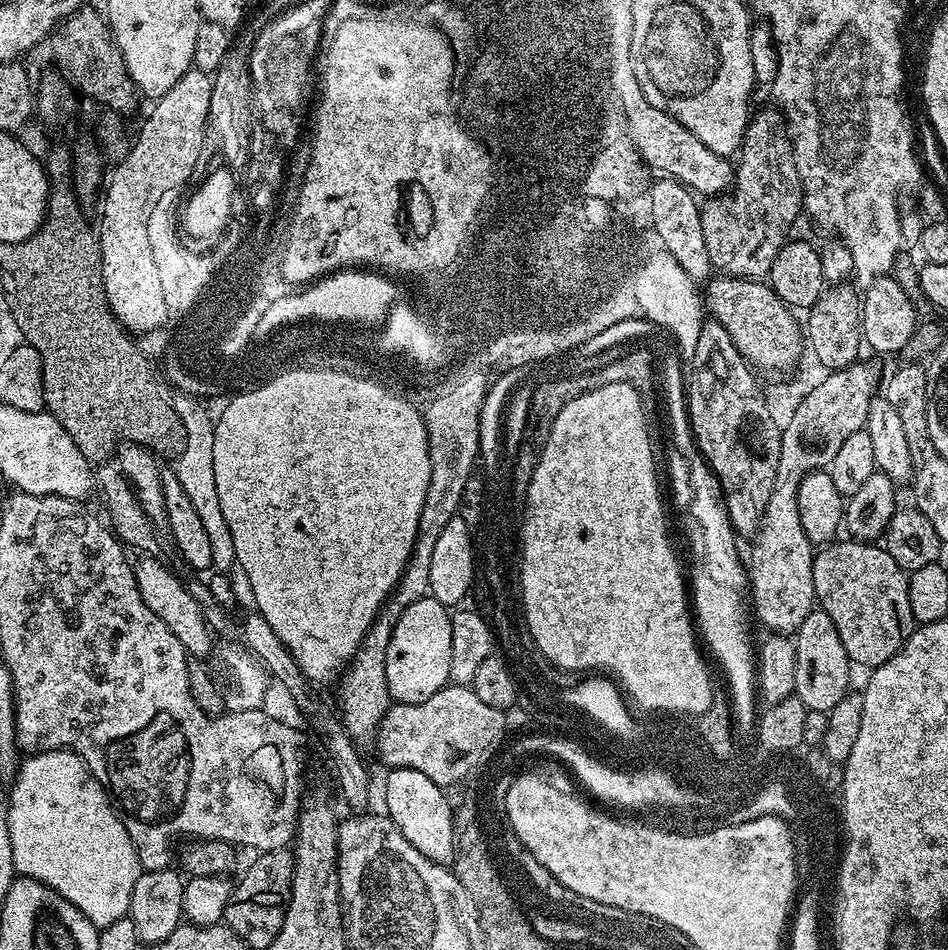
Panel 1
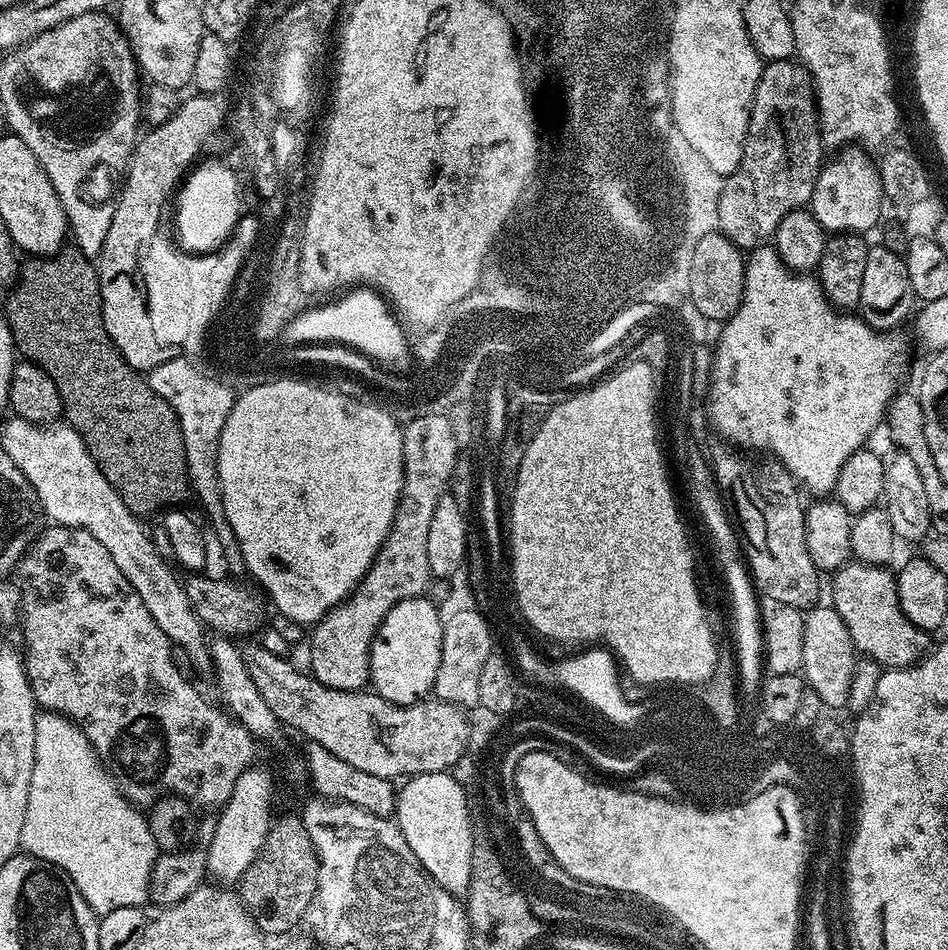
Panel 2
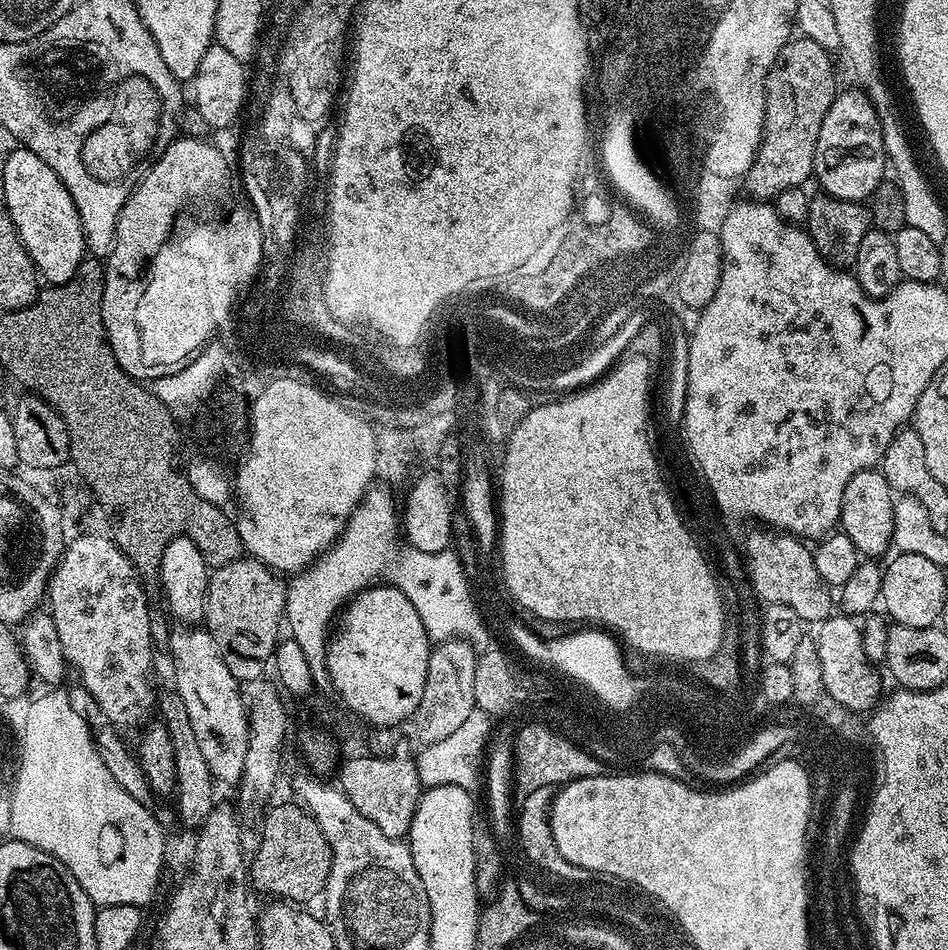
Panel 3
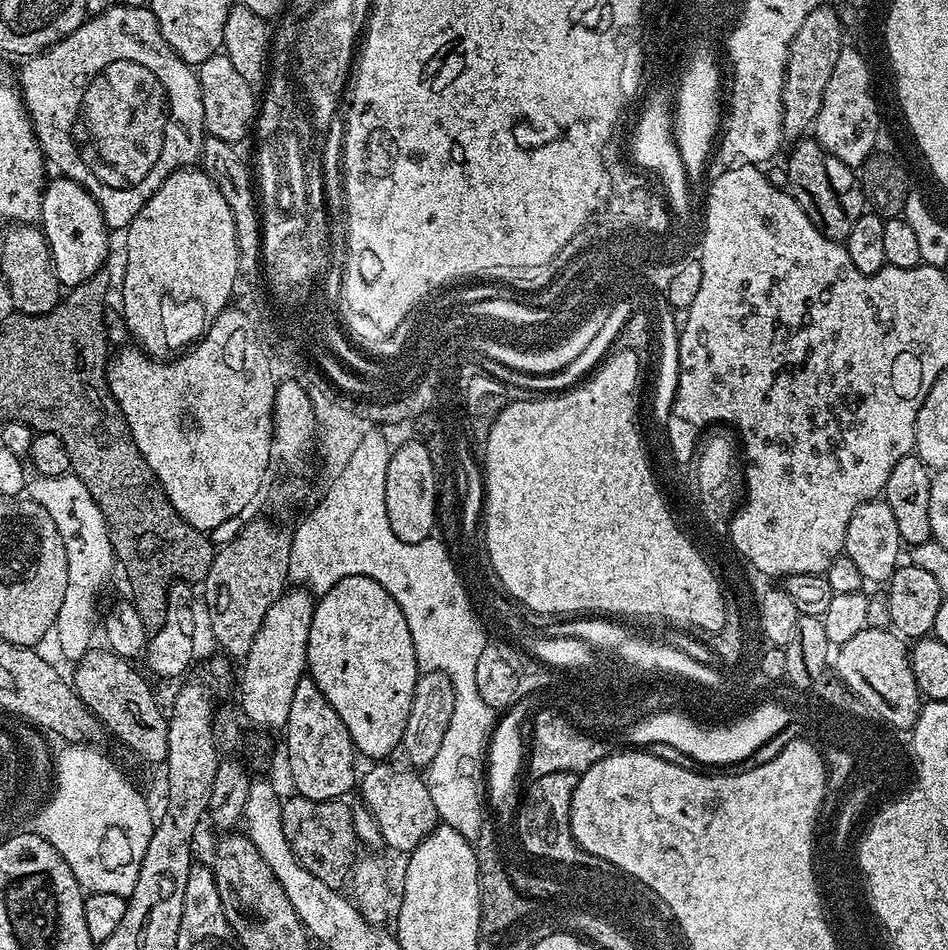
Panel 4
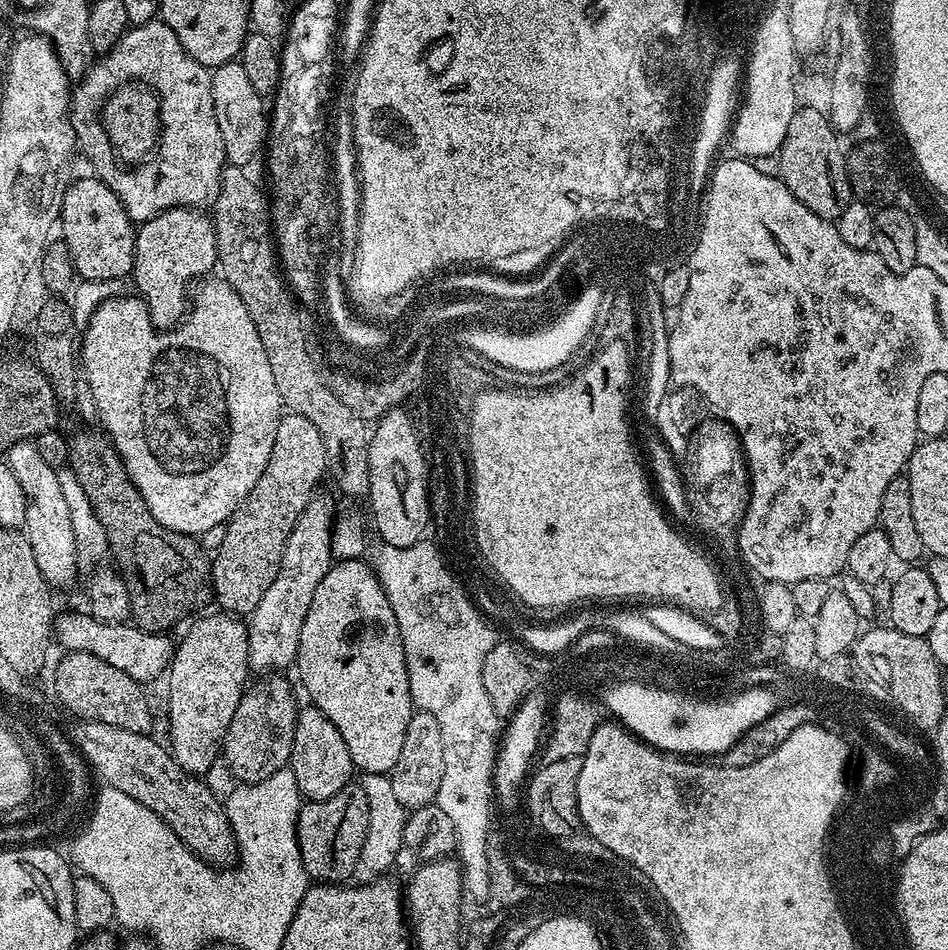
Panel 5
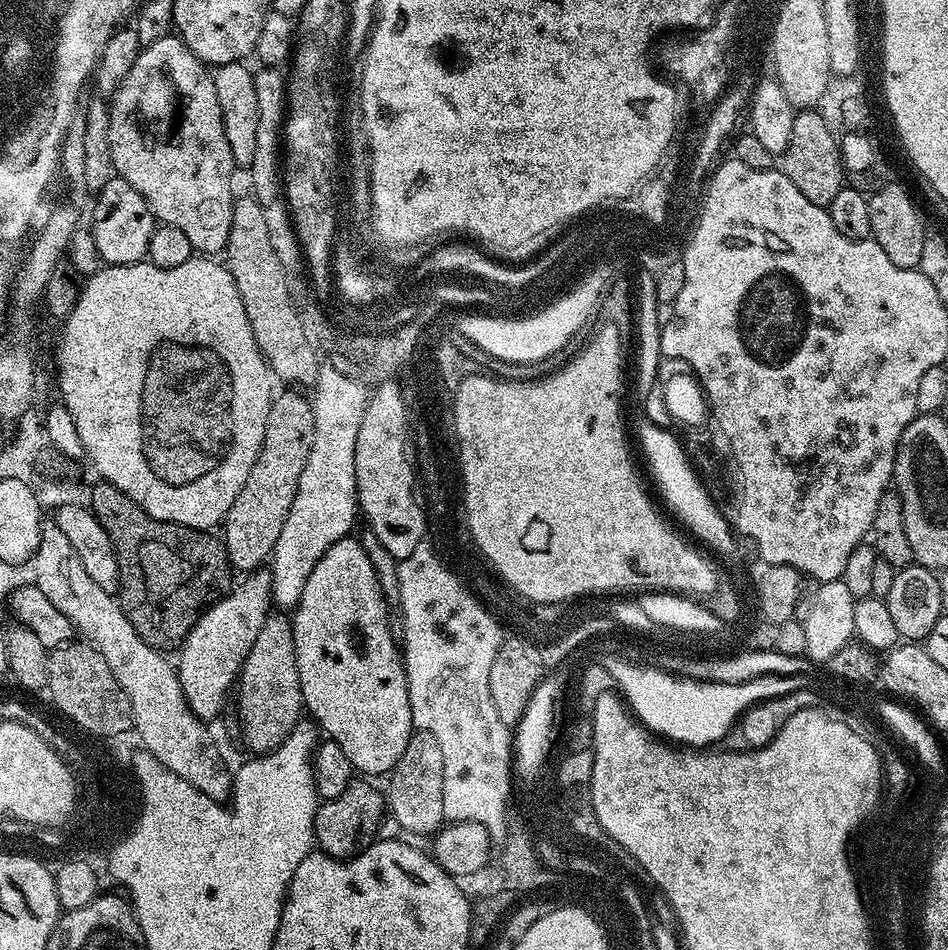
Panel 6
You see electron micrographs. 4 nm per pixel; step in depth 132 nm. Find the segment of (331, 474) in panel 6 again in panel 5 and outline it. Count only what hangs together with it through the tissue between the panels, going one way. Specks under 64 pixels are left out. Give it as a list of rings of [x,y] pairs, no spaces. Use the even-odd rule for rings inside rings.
[[[313,495],[306,510],[298,518],[290,538],[286,538],[286,550],[282,550],[282,562],[278,566],[278,578],[270,582],[262,602],[247,617],[248,663],[256,674],[276,674],[297,663],[302,626],[306,626],[306,614],[310,614],[310,602],[314,602],[314,590],[318,582],[326,578],[334,563],[334,515],[332,500],[328,496]]]

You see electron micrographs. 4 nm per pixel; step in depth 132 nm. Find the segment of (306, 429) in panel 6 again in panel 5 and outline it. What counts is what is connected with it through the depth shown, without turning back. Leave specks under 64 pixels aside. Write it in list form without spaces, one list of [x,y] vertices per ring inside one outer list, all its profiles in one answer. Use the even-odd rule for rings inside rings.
[[[293,412],[281,415],[278,434],[274,434],[274,450],[270,450],[270,462],[266,462],[266,470],[262,470],[262,478],[258,478],[254,490],[250,490],[234,510],[223,529],[220,549],[210,560],[214,600],[224,607],[221,609],[225,613],[244,618],[262,602],[262,594],[266,594],[270,582],[278,578],[278,566],[290,530],[294,530],[329,468],[328,451],[314,422]]]

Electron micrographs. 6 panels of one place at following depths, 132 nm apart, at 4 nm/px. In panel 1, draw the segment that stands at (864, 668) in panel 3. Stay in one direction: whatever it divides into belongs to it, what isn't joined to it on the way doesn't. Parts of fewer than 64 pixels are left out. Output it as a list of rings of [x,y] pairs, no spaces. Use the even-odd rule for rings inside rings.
[[[814,610],[802,618],[794,633],[796,642],[796,667],[794,686],[798,686],[800,695],[806,704],[811,704],[813,712],[829,712],[838,702],[849,695],[848,683],[852,680],[854,665],[848,659],[846,646],[842,646],[842,638],[838,638],[838,629],[830,622],[830,614],[822,610]]]

